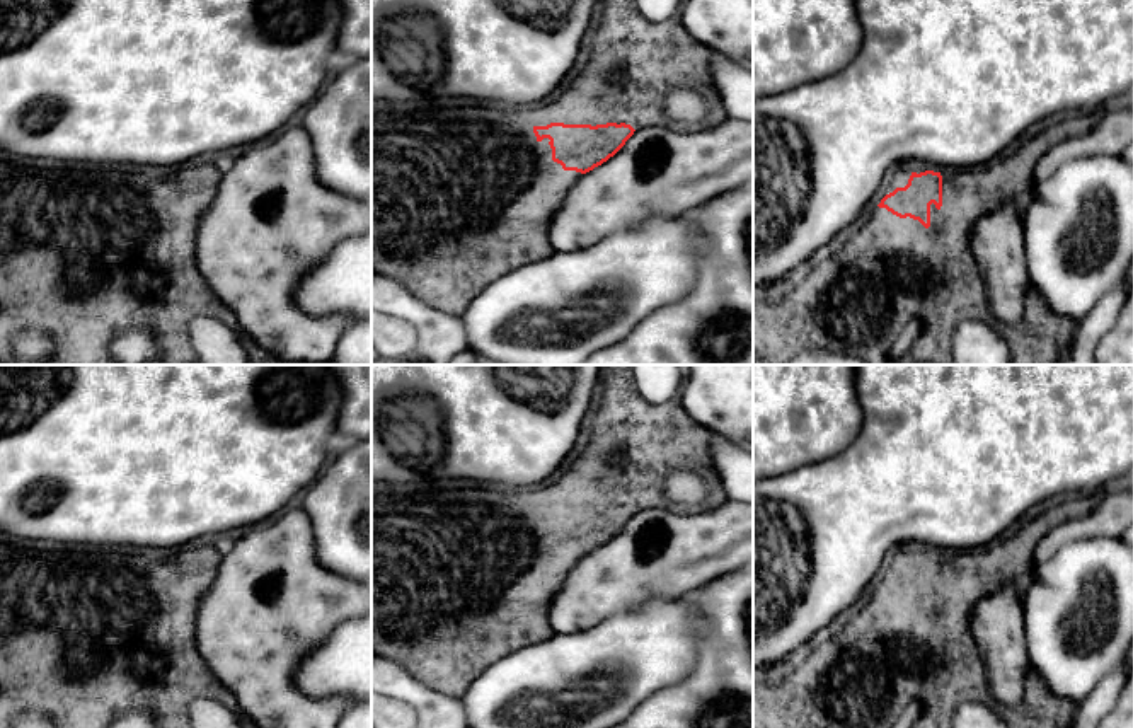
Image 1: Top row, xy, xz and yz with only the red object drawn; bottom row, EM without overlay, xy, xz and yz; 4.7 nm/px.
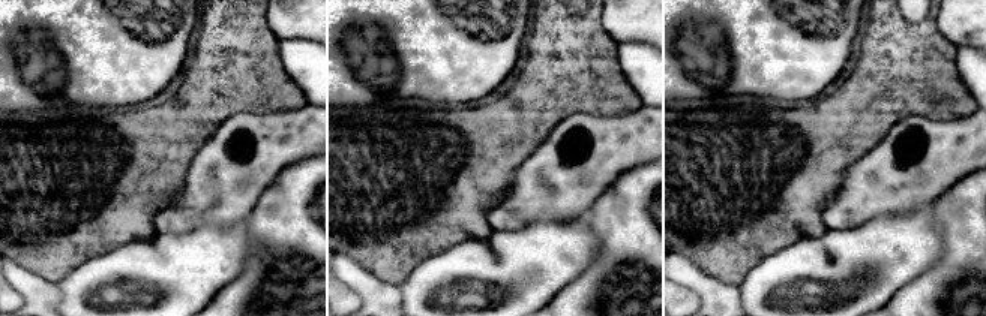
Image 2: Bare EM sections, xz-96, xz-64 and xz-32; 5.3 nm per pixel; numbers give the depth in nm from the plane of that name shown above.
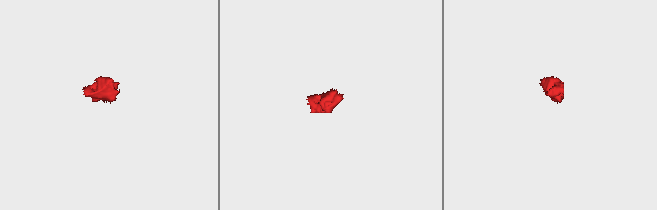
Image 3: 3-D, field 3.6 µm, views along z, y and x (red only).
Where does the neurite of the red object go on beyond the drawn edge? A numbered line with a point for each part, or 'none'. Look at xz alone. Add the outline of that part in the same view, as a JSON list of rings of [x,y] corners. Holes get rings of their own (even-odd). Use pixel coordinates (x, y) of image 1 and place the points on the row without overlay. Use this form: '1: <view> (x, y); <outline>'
1: xz (460, 578); [[[601,365],[601,397],[591,416],[591,436],[572,467],[552,486],[533,493],[491,489],[441,489],[417,494],[371,494],[371,650],[400,663],[428,687],[463,697],[470,684],[491,665],[525,646],[550,639],[555,633],[549,609],[571,568],[583,558],[552,542],[549,520],[537,522],[533,510],[550,505],[625,505],[634,511],[666,508],[664,481],[676,471],[692,471],[707,486],[697,511],[710,511],[728,501],[710,455],[712,431],[697,423],[680,402],[649,406],[637,390],[634,365]]]

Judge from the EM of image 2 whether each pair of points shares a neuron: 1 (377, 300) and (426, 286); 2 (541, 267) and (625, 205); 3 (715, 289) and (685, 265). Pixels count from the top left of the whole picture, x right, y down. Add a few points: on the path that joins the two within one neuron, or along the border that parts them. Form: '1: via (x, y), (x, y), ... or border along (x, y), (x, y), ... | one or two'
1: border along (398, 286), (402, 300) | two
2: border along (587, 214), (601, 246), (590, 264) | two
3: via (707, 286), (692, 273) | one

